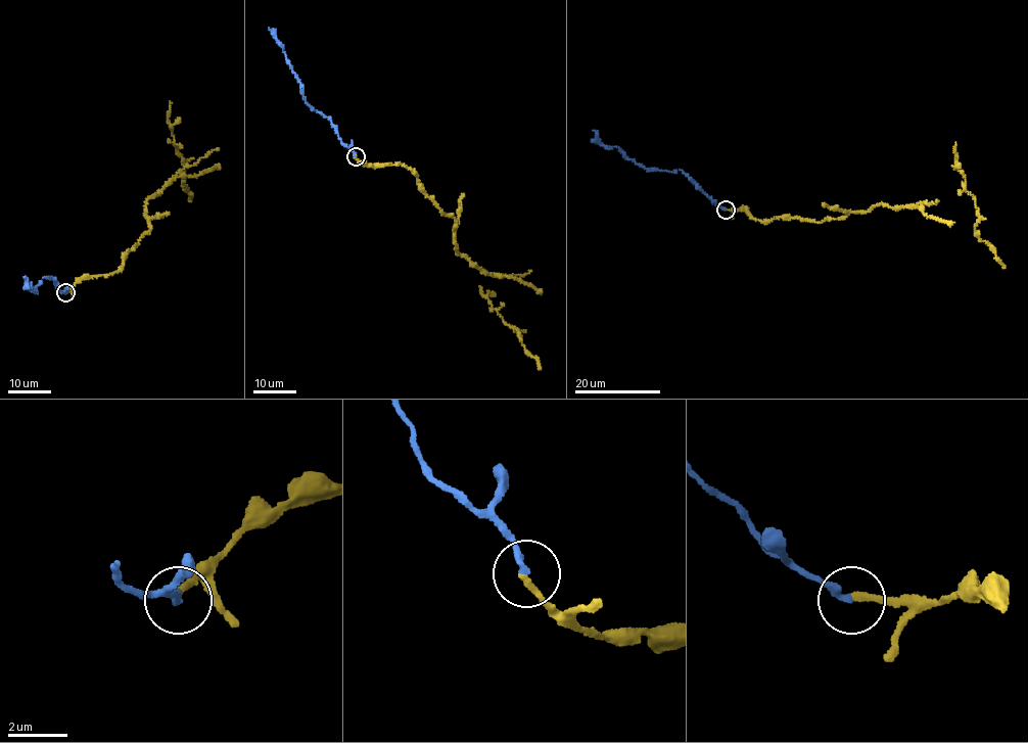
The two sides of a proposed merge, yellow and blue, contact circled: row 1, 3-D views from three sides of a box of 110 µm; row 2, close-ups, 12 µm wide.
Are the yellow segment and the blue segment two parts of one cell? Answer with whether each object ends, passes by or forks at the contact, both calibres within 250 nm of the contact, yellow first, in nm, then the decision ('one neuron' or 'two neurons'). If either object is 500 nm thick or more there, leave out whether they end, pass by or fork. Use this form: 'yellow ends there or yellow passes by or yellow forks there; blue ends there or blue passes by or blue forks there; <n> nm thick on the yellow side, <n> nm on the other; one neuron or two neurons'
yellow ends there; blue ends there; 220 nm thick on the yellow side, 240 nm on the other; two neurons

